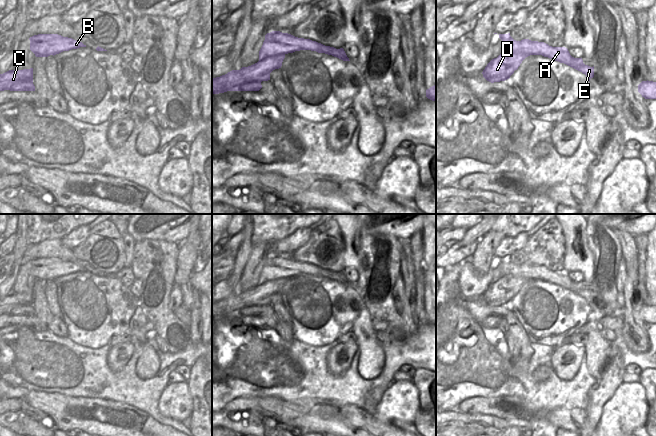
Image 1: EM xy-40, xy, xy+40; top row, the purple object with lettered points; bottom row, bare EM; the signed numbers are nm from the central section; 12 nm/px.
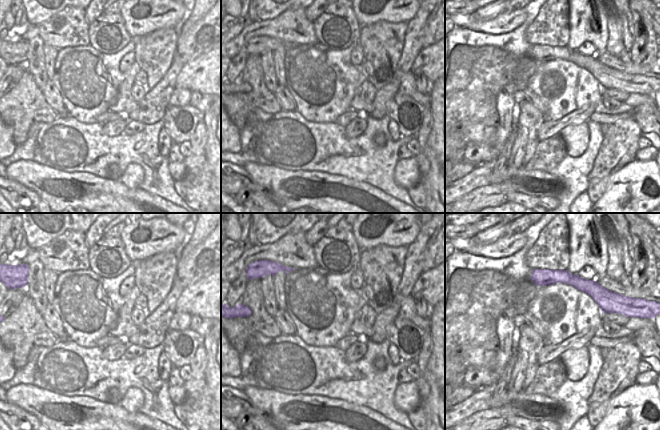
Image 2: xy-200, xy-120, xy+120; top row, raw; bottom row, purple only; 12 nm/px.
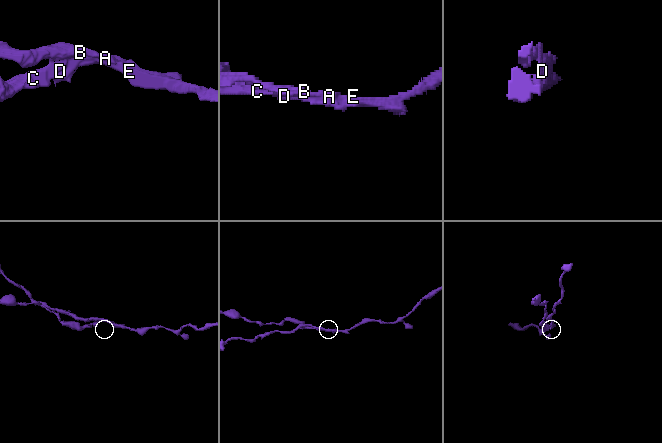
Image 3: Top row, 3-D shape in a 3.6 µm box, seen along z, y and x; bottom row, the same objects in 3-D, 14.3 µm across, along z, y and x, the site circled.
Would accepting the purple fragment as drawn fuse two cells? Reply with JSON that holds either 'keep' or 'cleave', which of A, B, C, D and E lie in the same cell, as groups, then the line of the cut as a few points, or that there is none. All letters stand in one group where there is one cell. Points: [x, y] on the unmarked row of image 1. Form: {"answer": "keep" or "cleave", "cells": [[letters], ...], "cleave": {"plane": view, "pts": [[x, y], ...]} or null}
{"answer": "cleave", "cells": [["A", "B", "E"], ["C", "D"]], "cleave": {"plane": "xy", "pts": [[259, 283], [272, 281], [279, 291]]}}

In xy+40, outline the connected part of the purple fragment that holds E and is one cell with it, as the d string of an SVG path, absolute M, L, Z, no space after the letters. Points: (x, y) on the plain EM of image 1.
M510 257L499 258L499 262L502 264L503 275L498 280L500 287L506 289L521 288L530 279L542 279L582 296L589 305L594 301L594 290L585 289L582 282L572 281L565 271L552 271L544 266L531 265L529 263L516 265L510 260Z

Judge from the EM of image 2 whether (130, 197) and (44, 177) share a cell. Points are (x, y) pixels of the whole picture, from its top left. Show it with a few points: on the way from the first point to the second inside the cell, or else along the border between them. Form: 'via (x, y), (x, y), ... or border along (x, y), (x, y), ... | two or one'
via (109, 194), (106, 194), (94, 182), (65, 177) | one

